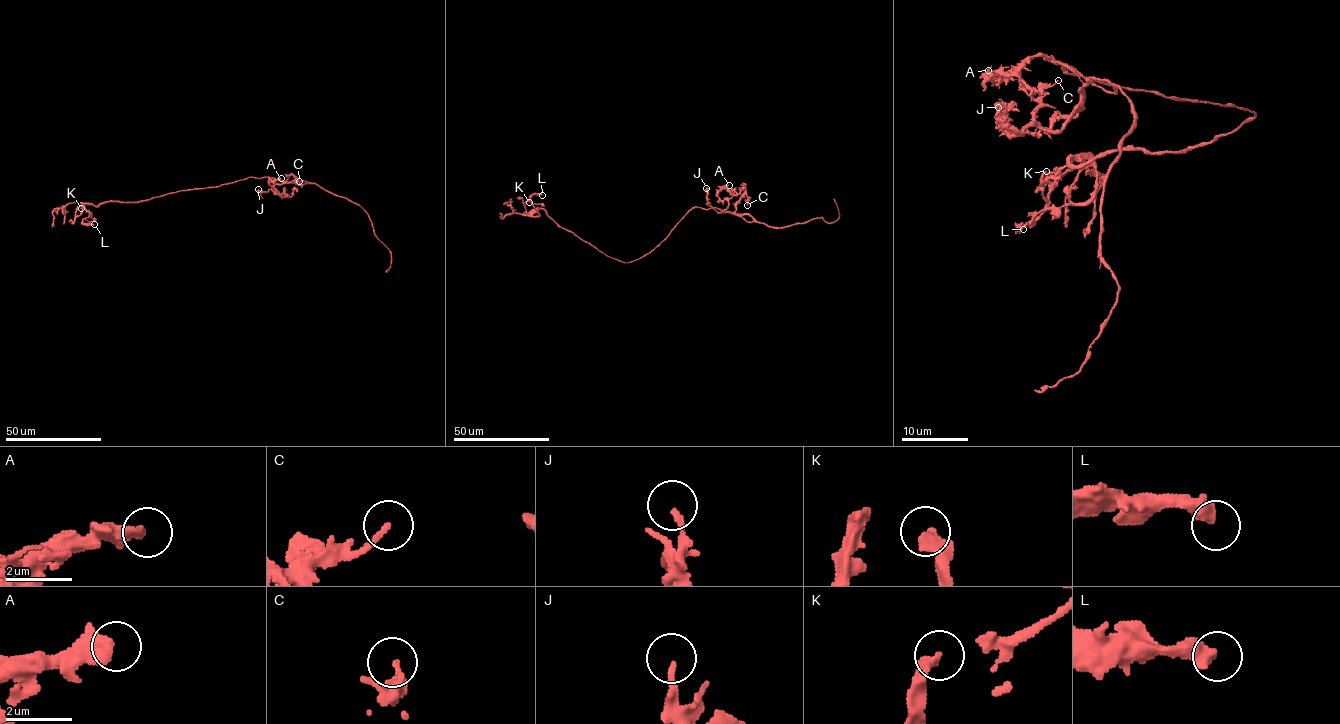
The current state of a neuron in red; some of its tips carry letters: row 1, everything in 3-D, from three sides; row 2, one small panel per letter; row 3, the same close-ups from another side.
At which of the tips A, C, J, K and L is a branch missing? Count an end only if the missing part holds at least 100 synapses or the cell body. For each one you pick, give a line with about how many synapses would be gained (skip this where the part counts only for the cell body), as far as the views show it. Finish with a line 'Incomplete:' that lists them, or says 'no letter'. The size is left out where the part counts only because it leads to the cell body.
Incomplete: no letter

